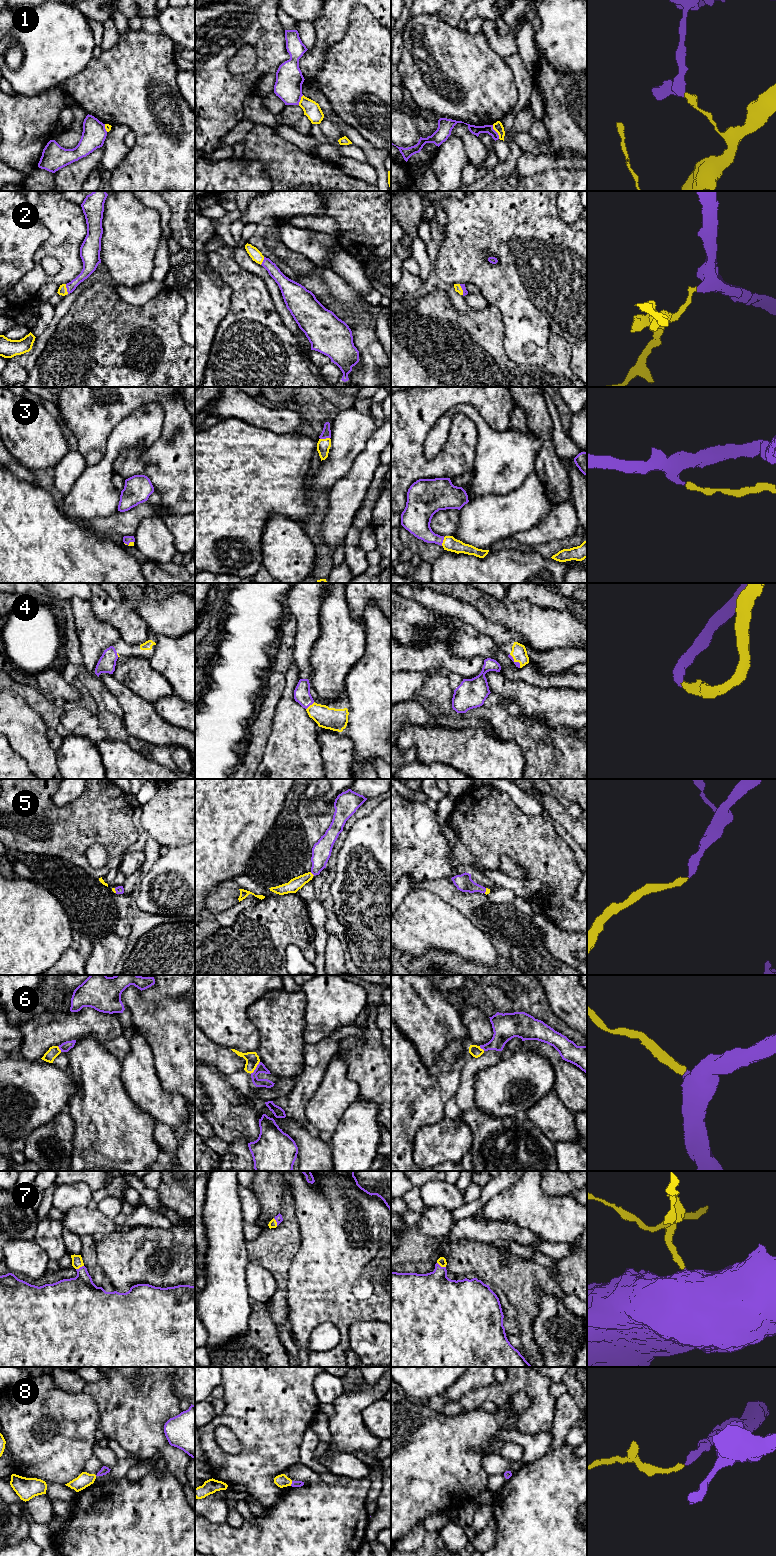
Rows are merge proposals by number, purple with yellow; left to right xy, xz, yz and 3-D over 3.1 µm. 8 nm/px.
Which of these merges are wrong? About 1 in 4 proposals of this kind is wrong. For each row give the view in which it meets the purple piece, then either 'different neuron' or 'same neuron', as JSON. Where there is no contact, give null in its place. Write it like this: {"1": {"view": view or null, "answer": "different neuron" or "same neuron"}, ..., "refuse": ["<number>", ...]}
{"1": {"view": "yz", "answer": "different neuron"}, "2": {"view": "xy", "answer": "same neuron"}, "3": {"view": "xz", "answer": "same neuron"}, "4": {"view": "xz", "answer": "same neuron"}, "5": {"view": "xz", "answer": "same neuron"}, "6": {"view": "xz", "answer": "same neuron"}, "7": {"view": "yz", "answer": "same neuron"}, "8": {"view": "xz", "answer": "same neuron"}, "refuse": ["1"]}

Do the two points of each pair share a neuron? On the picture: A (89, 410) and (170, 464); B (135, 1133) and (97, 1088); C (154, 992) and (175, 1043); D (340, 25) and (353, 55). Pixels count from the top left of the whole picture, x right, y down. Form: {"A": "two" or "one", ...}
{"A": "one", "B": "one", "C": "two", "D": "two"}

